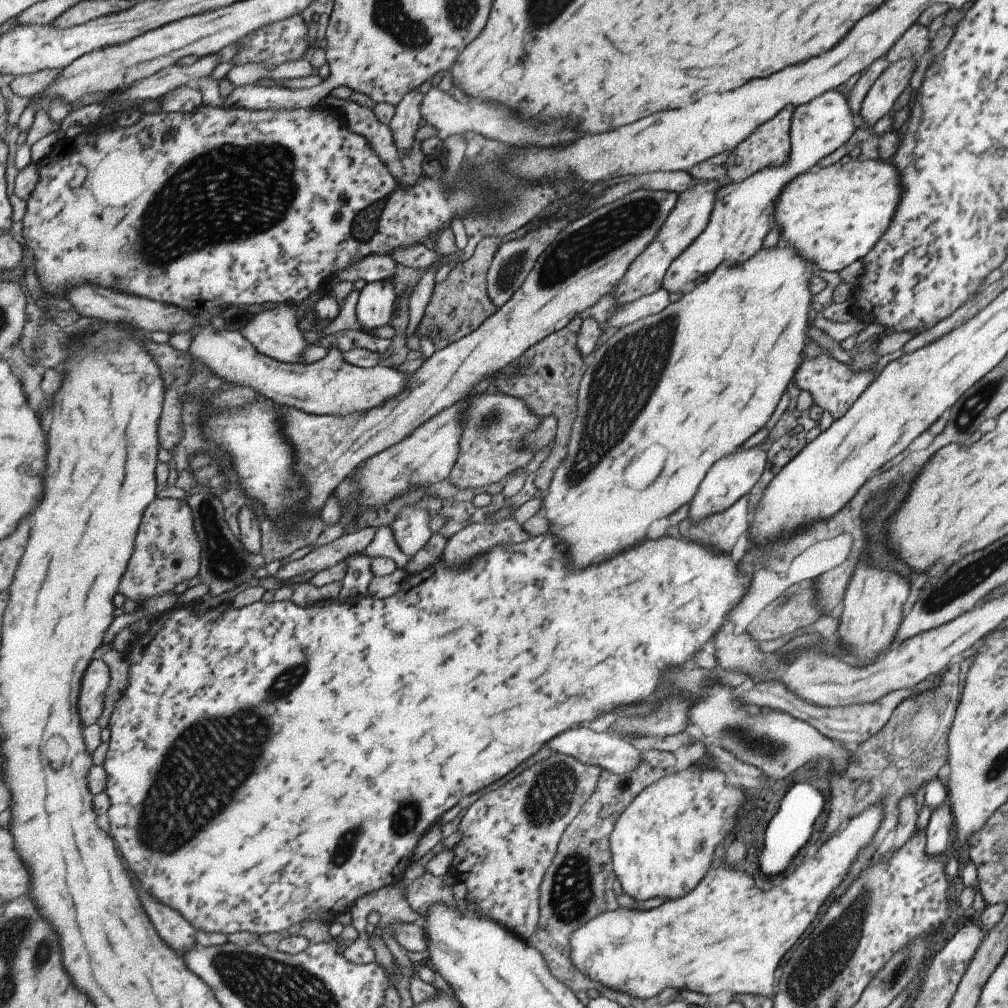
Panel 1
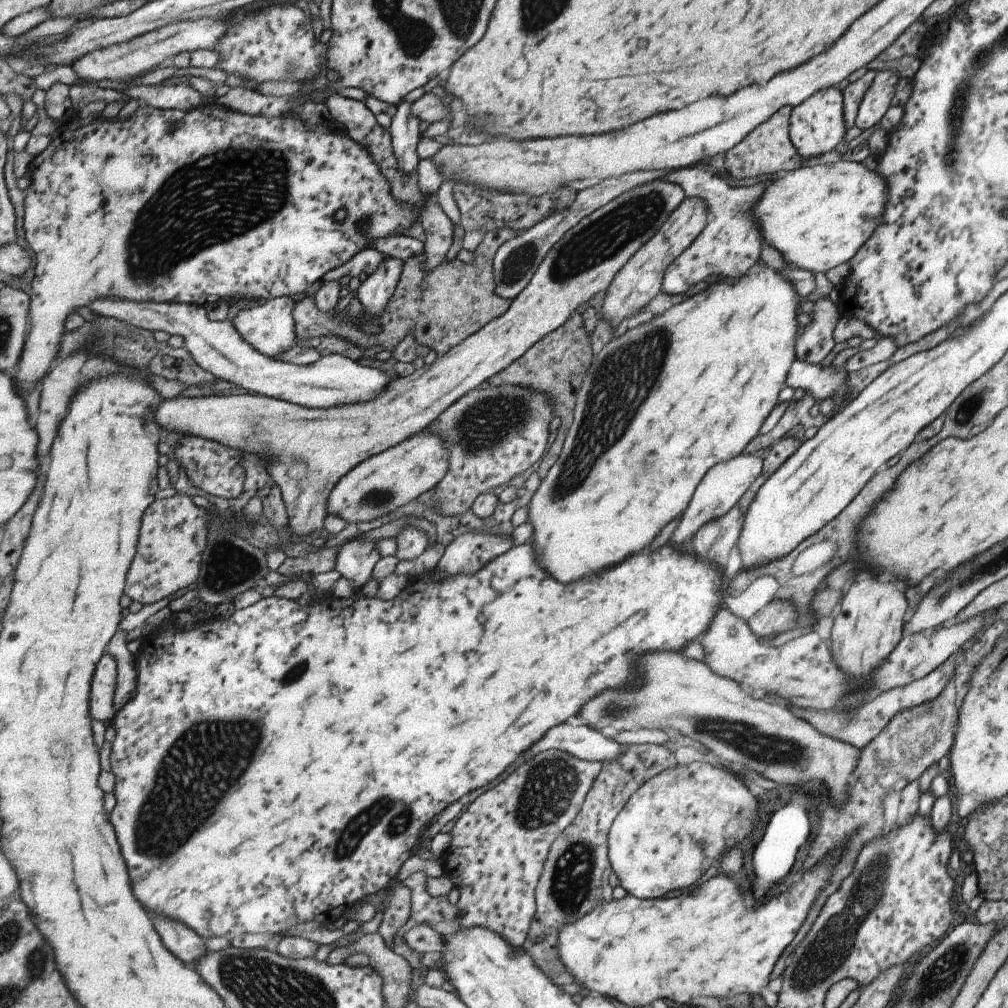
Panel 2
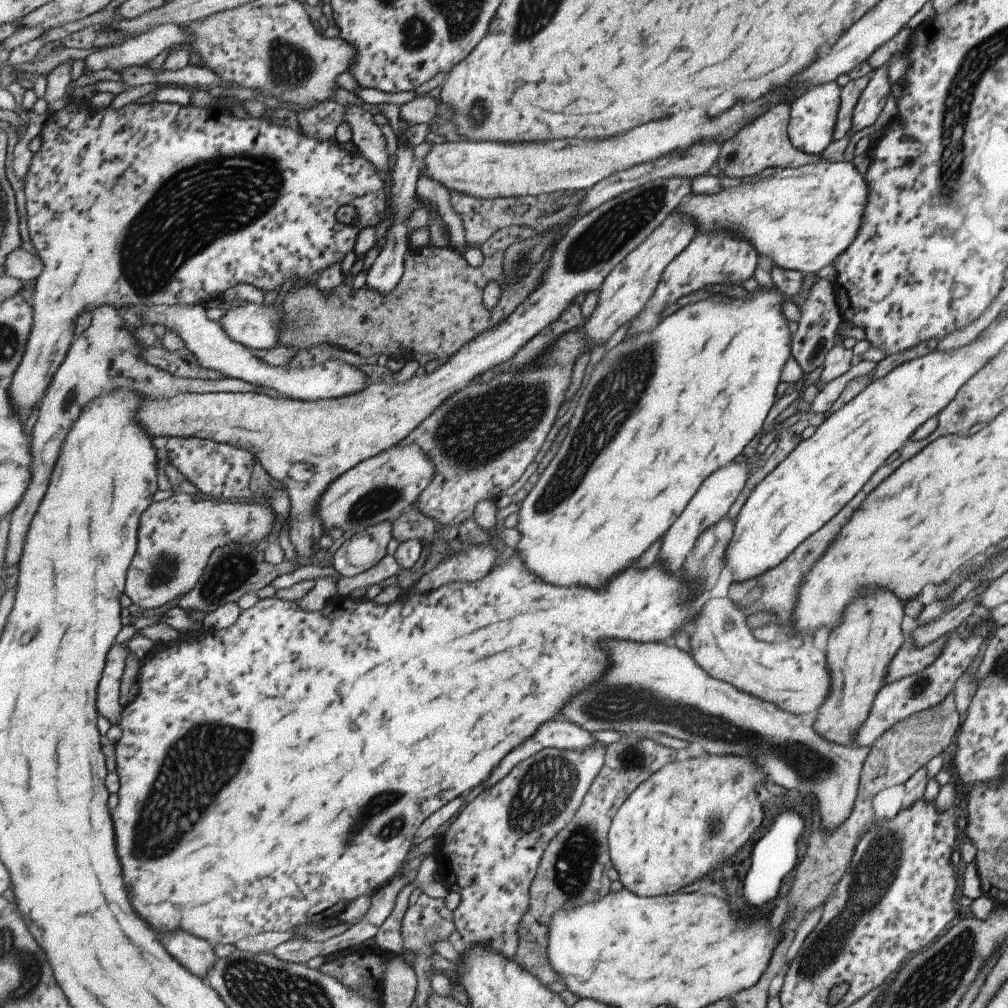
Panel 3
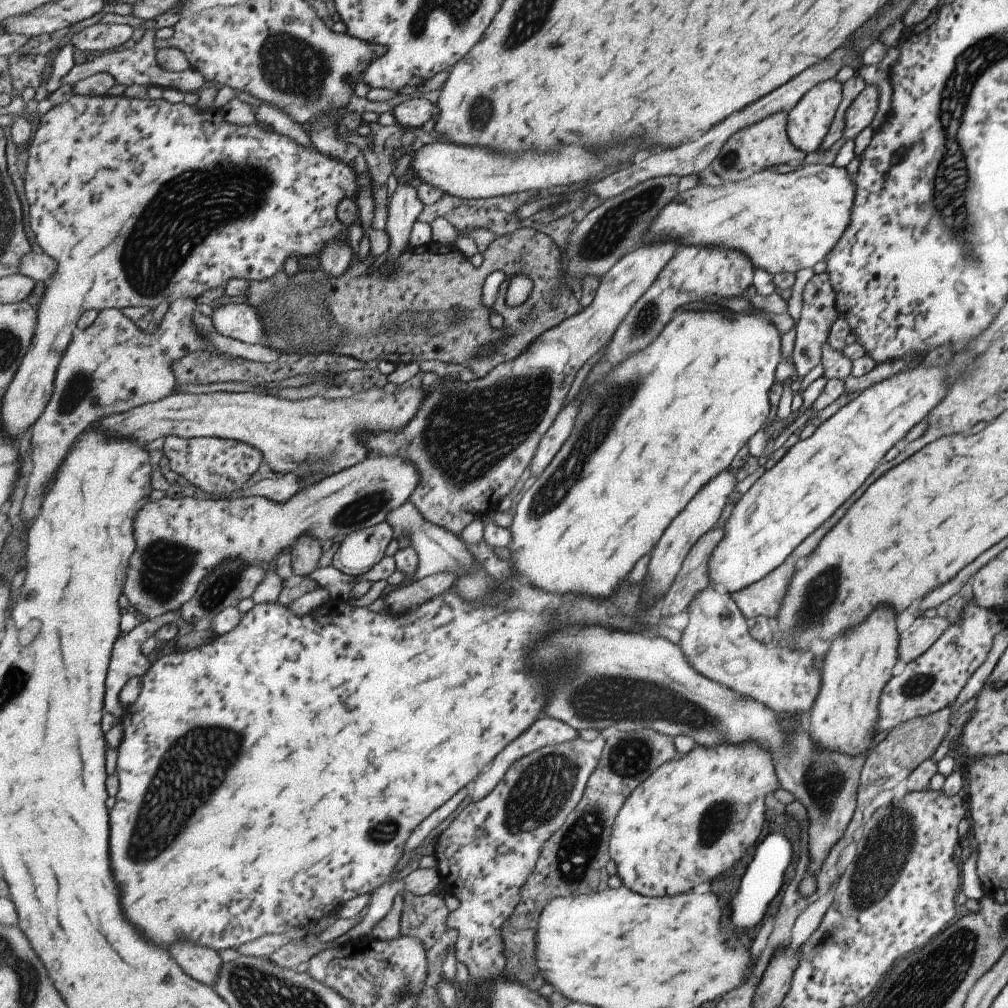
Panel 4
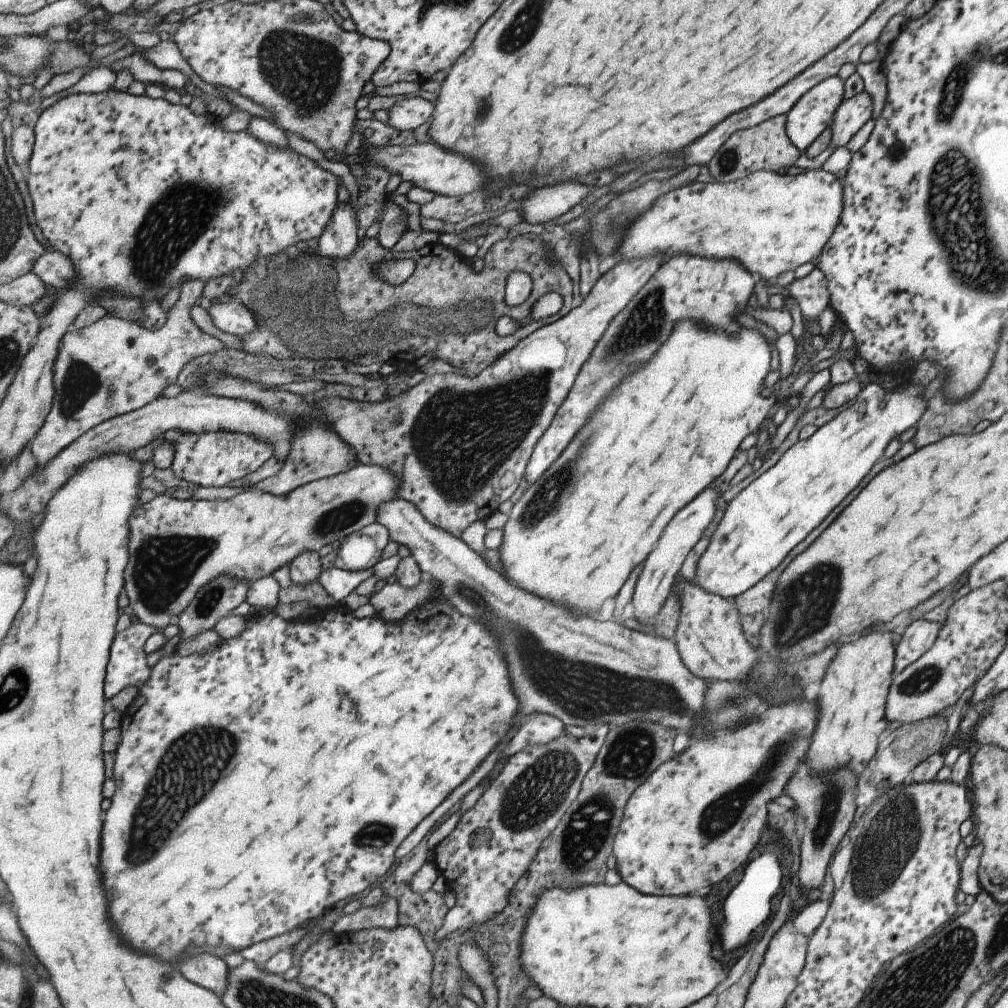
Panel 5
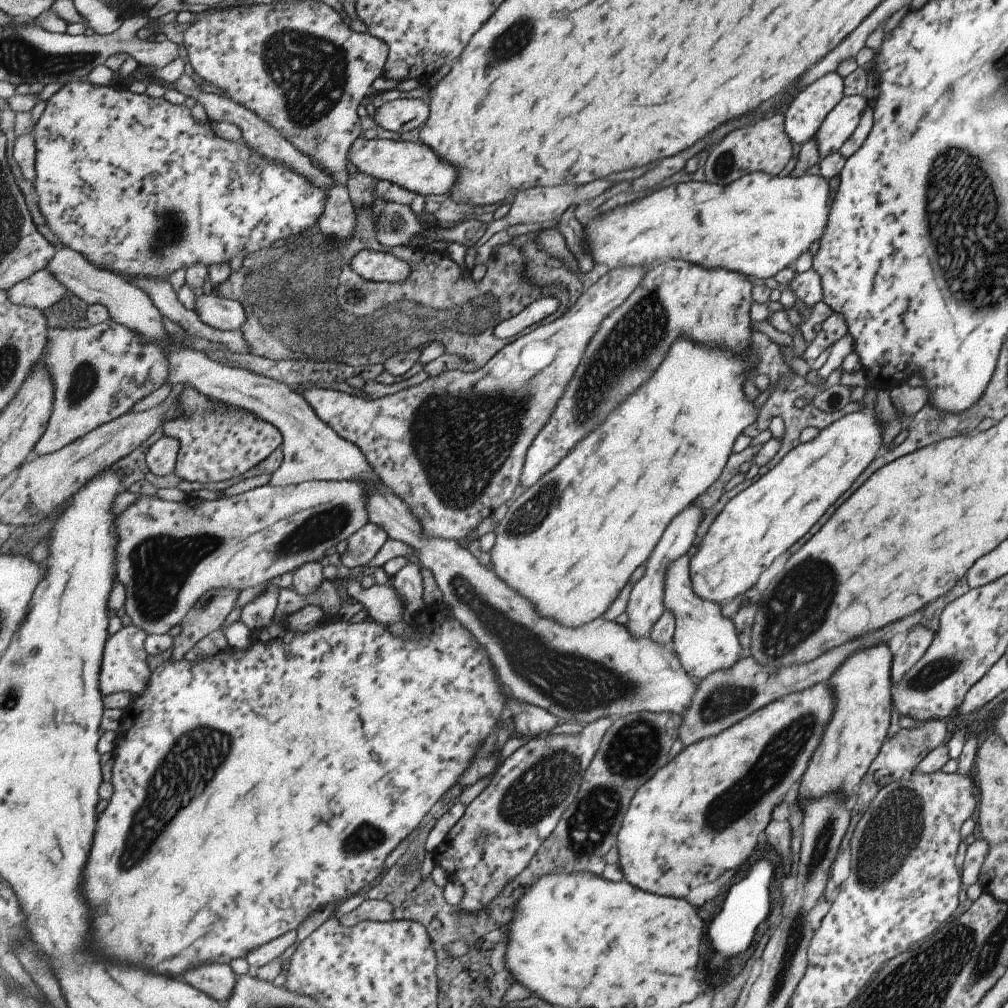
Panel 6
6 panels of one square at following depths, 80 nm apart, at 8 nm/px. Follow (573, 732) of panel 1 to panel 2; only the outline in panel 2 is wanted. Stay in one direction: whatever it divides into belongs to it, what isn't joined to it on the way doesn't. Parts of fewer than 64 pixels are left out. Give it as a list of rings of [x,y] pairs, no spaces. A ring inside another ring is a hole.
[[[567,722],[554,726],[527,753],[536,756],[551,749],[570,752],[583,760],[603,762],[615,760],[625,750],[615,740],[606,738],[589,725],[573,726]]]

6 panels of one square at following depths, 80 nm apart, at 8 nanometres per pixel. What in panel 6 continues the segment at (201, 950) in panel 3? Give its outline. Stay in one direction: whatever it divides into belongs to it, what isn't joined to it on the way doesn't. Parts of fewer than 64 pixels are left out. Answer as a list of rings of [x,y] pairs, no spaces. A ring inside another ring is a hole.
[[[207,964],[197,970],[191,970],[185,978],[191,986],[205,990],[221,1004],[227,1004],[236,987],[238,976],[228,964]]]

